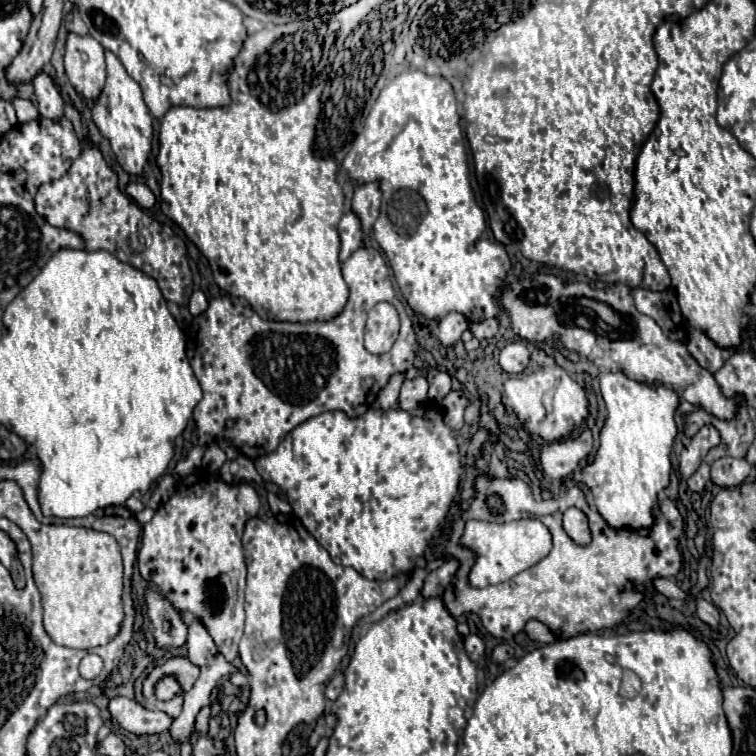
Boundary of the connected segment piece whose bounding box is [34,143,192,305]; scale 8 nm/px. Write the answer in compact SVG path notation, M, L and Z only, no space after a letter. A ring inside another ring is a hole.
M88 143L64 177L40 185L34 203L36 213L50 225L76 231L84 237L88 251L110 251L120 261L156 279L168 301L188 305L192 295L192 273L186 261L184 241L148 217L126 193L118 189L118 177L106 165L96 145Z

